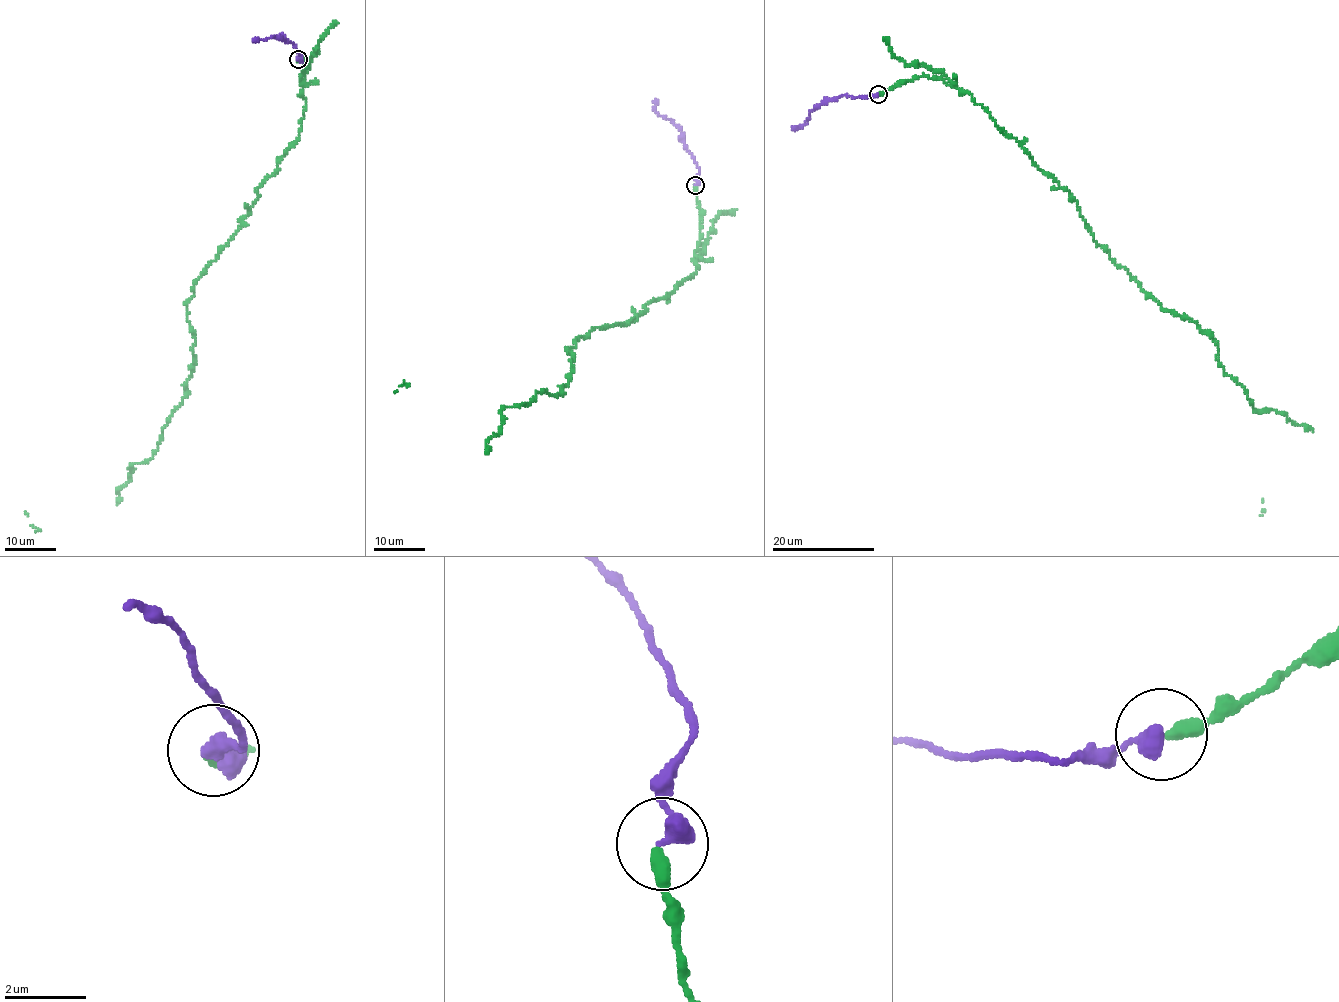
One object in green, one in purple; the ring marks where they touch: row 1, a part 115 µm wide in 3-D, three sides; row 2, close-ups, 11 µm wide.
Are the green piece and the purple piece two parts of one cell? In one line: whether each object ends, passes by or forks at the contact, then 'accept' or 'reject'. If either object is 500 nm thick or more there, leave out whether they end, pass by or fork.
green ends there; purple ends there; accept

